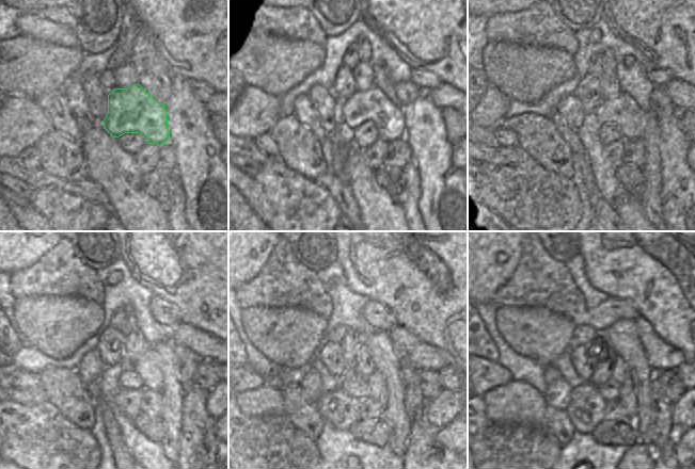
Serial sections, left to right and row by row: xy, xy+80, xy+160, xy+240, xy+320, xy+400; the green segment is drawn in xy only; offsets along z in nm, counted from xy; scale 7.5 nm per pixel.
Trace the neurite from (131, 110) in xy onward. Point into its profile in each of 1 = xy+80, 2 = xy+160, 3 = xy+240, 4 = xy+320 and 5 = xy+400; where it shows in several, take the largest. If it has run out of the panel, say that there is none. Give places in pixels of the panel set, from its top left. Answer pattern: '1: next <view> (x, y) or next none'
1: next xy+80 (373, 106)
2: next xy+160 (621, 111)
3: next xy+240 (147, 366)
4: next xy+320 (384, 401)
5: next xy+400 (628, 398)

